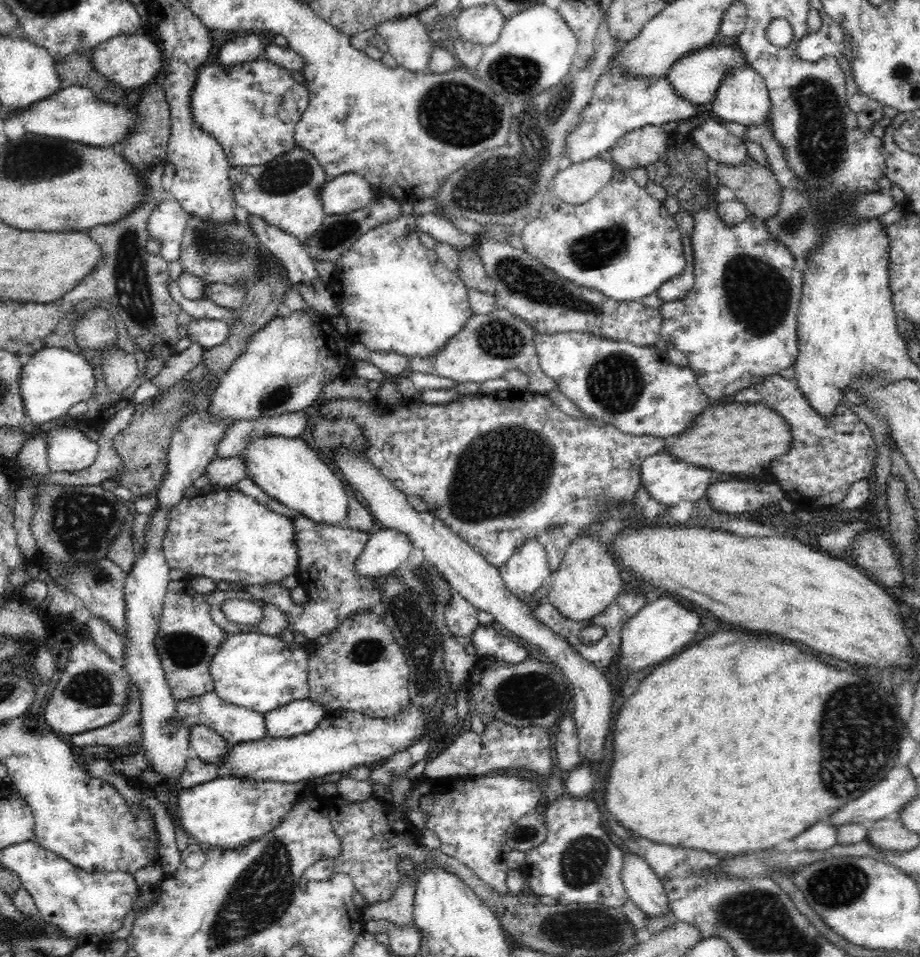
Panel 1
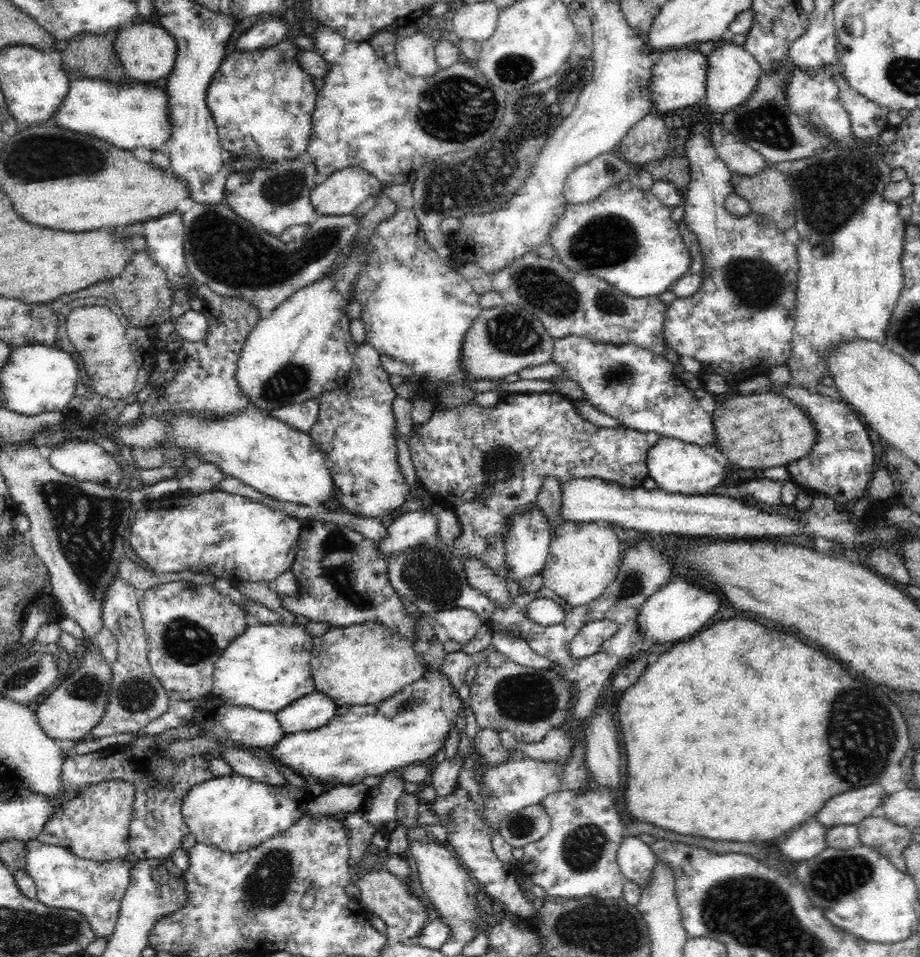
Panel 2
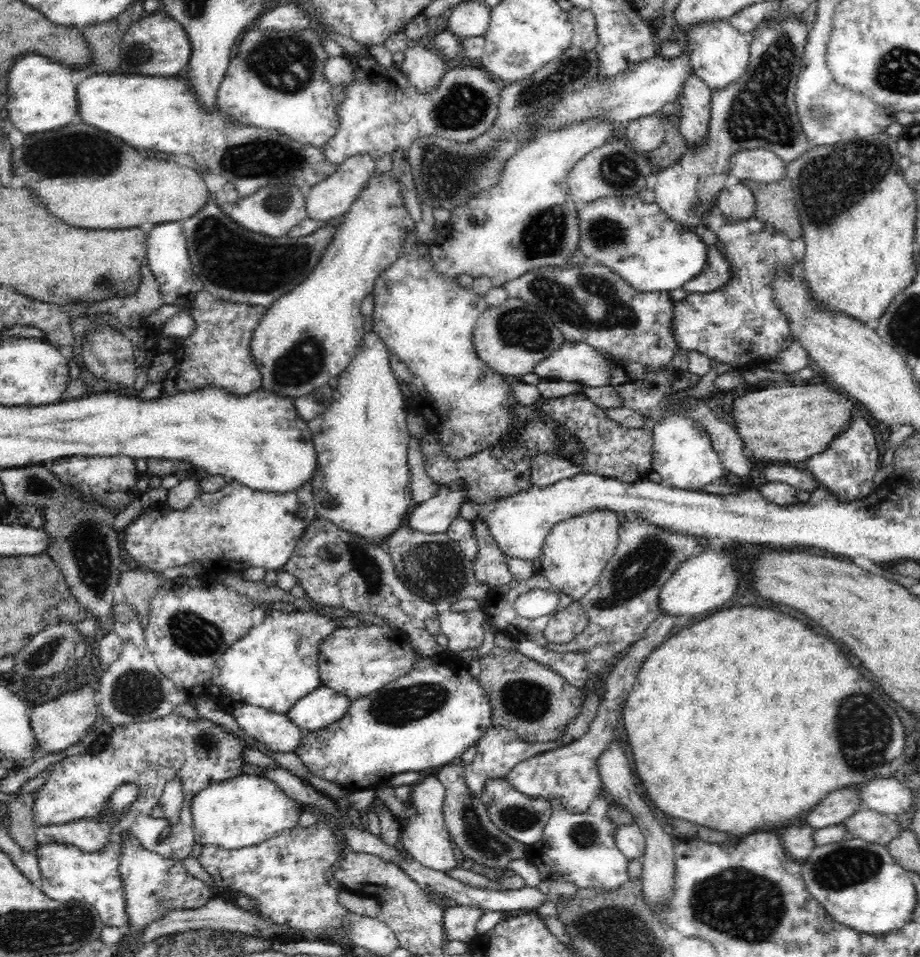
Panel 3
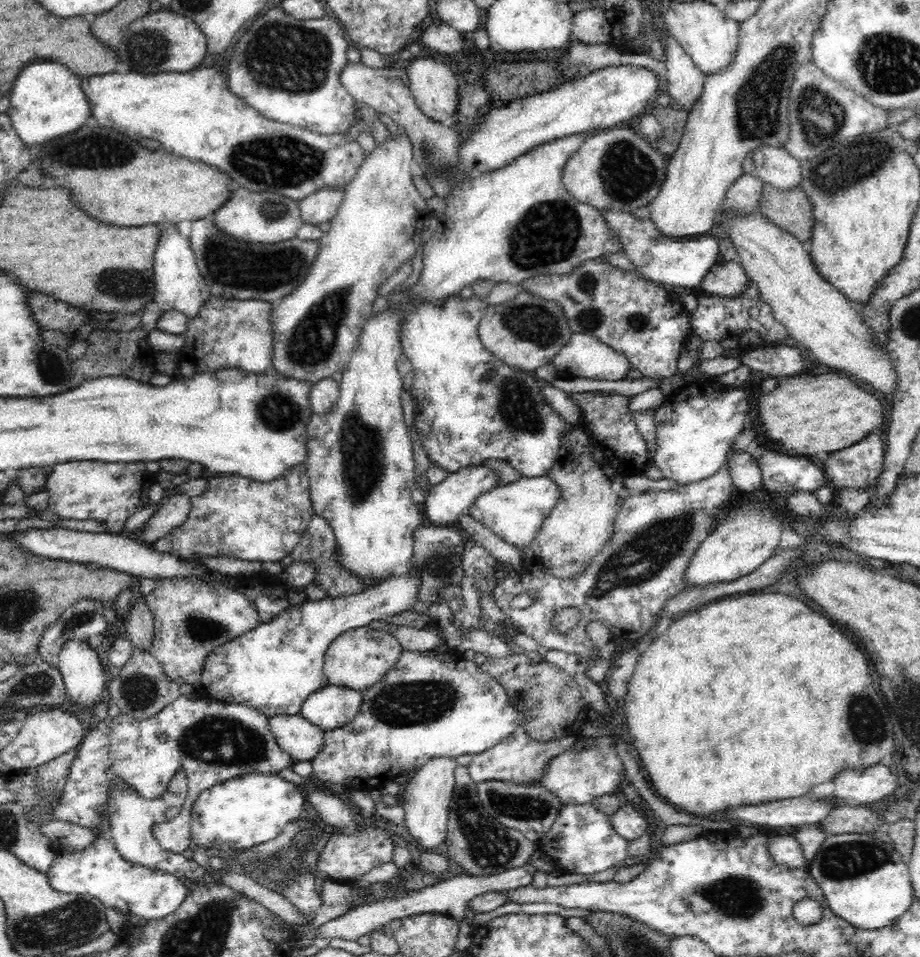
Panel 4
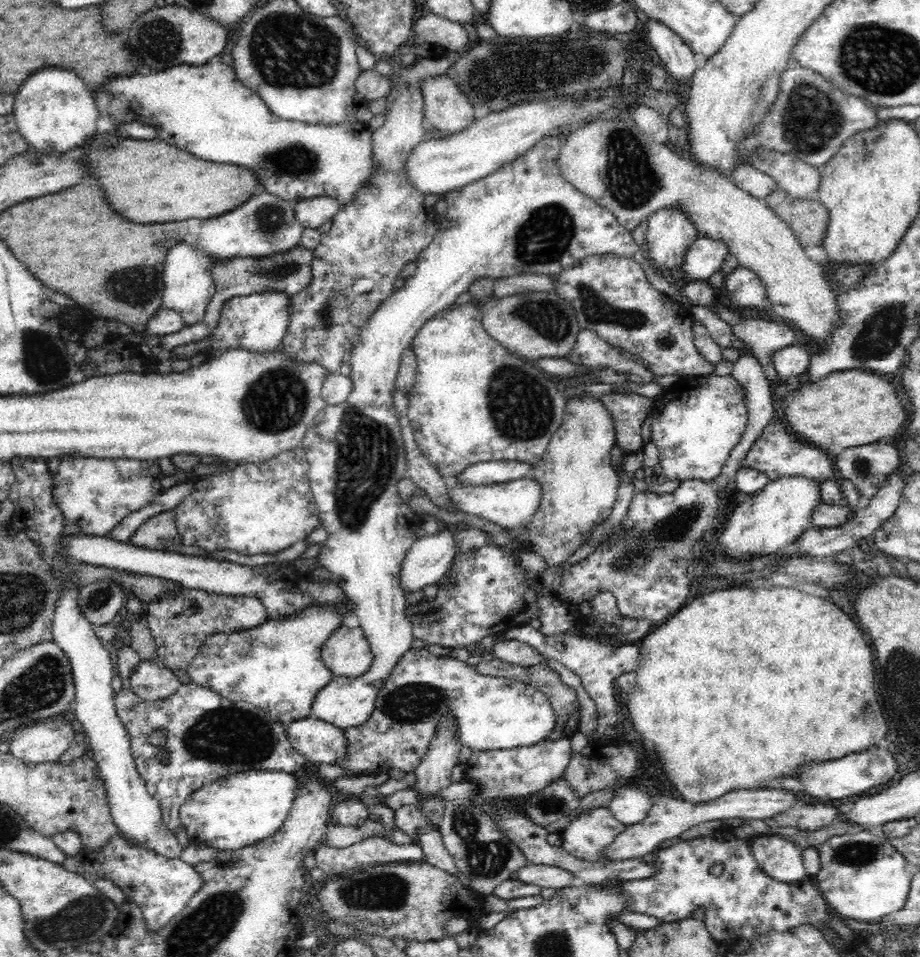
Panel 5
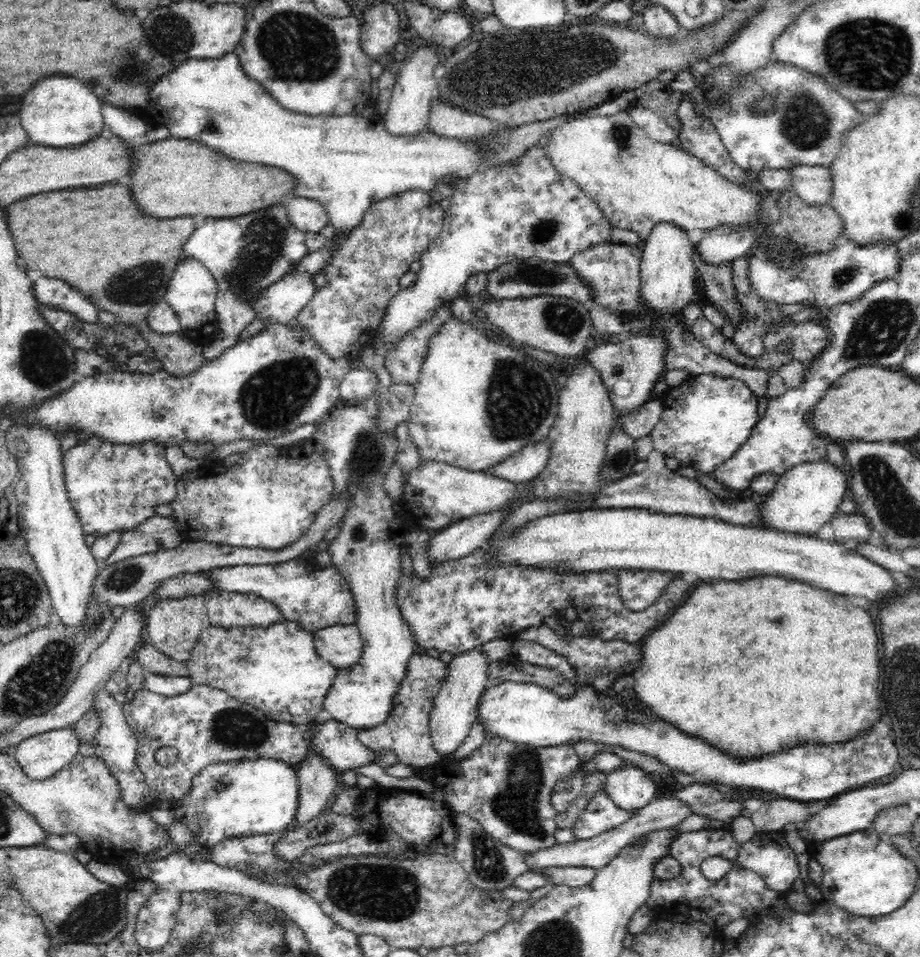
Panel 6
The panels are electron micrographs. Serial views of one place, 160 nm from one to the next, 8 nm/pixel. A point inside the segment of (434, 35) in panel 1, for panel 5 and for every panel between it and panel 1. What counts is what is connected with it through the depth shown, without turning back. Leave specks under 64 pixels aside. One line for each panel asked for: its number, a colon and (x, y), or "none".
2: (415, 53)
3: (424, 69)
4: (433, 85)
5: (445, 107)

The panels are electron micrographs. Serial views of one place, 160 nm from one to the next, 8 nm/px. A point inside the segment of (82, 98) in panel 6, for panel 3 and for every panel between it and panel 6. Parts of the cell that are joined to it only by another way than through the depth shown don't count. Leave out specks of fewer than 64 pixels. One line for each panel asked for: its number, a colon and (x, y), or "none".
3: (41, 96)
4: (47, 101)
5: (55, 111)

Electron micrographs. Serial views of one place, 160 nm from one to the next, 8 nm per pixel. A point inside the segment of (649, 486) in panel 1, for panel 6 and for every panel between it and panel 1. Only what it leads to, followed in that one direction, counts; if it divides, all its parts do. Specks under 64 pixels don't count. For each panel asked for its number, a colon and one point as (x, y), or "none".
2: (680, 467)
3: (683, 453)
4: (696, 427)
5: (696, 423)
6: (706, 419)

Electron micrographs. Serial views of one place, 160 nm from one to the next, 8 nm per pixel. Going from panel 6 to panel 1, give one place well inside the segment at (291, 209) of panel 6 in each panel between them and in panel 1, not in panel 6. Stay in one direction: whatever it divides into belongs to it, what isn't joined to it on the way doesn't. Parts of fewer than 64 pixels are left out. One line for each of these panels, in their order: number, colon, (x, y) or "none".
1: (348, 192)
2: (342, 192)
3: (335, 194)
4: (319, 207)
5: (314, 212)

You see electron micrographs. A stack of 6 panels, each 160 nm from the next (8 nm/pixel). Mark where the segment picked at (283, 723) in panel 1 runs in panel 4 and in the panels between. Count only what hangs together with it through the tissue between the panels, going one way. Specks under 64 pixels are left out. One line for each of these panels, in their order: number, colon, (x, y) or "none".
2: (307, 713)
3: (323, 707)
4: (331, 707)

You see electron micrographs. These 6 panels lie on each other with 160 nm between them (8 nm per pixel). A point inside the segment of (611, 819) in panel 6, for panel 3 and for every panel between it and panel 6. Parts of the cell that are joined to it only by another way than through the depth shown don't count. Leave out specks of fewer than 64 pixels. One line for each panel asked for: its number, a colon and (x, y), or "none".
3: (578, 847)
4: (582, 840)
5: (584, 838)

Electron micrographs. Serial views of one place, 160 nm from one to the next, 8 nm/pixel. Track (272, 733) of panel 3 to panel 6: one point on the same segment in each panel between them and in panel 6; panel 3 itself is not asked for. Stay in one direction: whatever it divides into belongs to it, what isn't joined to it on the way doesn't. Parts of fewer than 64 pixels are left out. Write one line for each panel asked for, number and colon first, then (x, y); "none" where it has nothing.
4: (302, 740)
5: (320, 742)
6: (338, 742)

